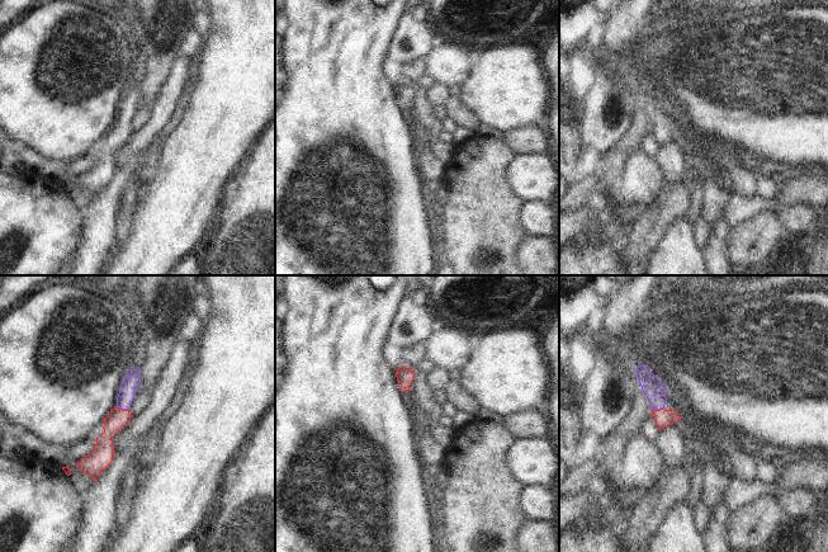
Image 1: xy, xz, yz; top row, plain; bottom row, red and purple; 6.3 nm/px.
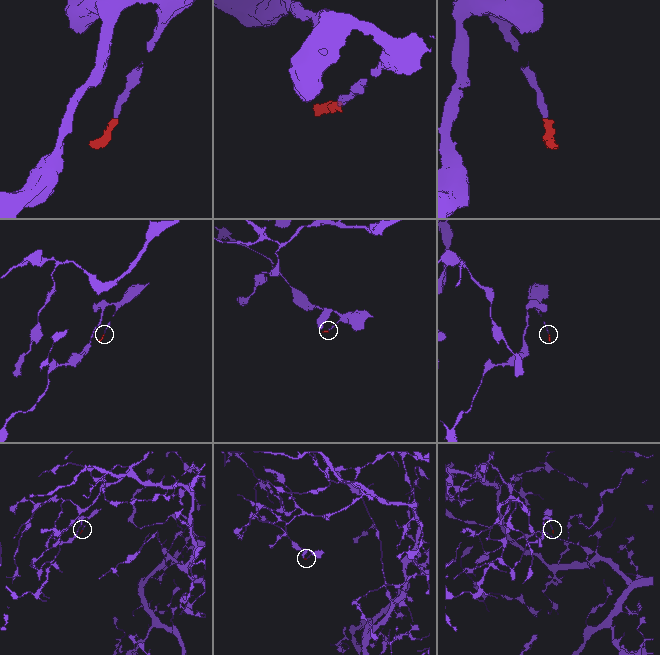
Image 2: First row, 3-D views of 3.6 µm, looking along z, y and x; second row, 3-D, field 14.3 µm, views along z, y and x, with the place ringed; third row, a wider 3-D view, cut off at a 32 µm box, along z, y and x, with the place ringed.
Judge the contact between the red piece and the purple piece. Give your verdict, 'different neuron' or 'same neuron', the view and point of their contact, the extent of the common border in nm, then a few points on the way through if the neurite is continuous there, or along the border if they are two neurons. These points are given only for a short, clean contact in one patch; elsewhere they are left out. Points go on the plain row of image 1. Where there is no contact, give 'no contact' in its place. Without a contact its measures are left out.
same neuron; meets red in xy at (123, 126); contact 80 nm long; runs through xy (117, 135), (123, 126), (127, 107)

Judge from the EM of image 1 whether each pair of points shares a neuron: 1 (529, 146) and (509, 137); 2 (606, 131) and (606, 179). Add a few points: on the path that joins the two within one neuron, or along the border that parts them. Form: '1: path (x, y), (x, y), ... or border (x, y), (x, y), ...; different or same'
1: path (524, 141), (514, 138); same
2: border (625, 131), (601, 157); different

